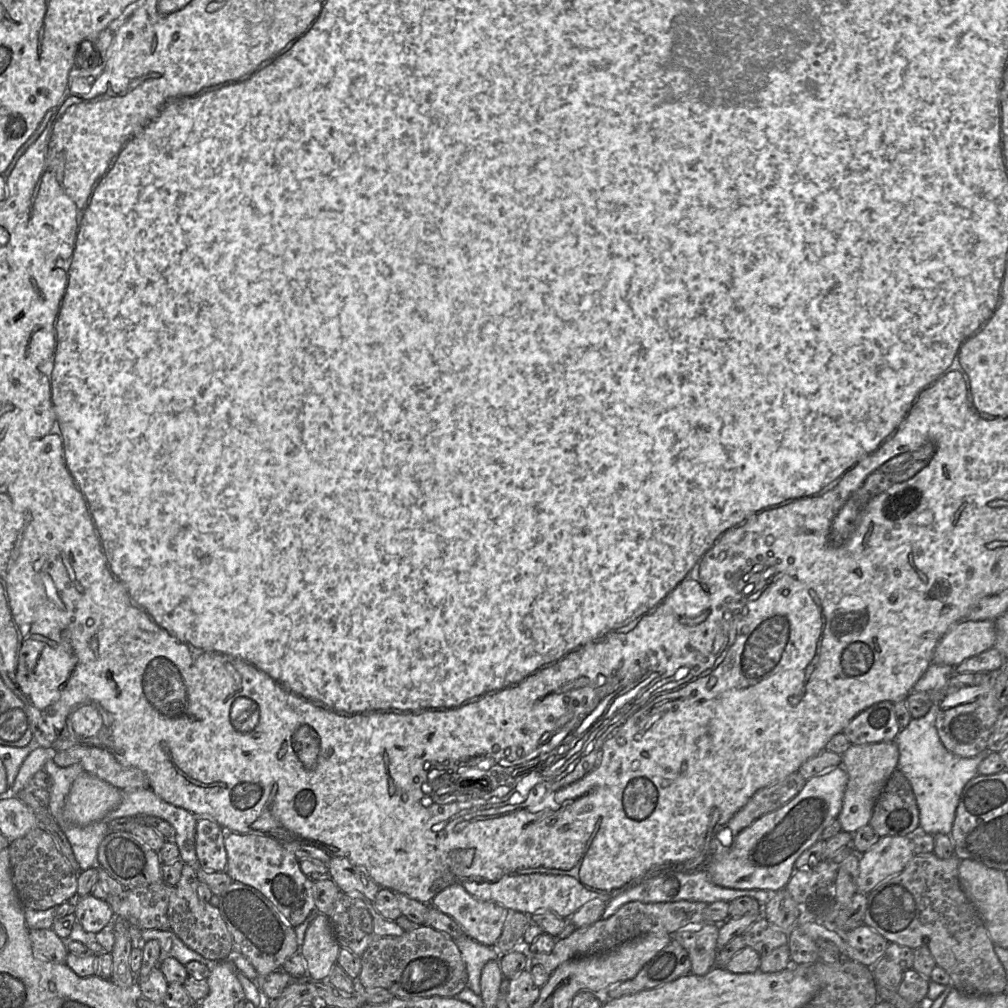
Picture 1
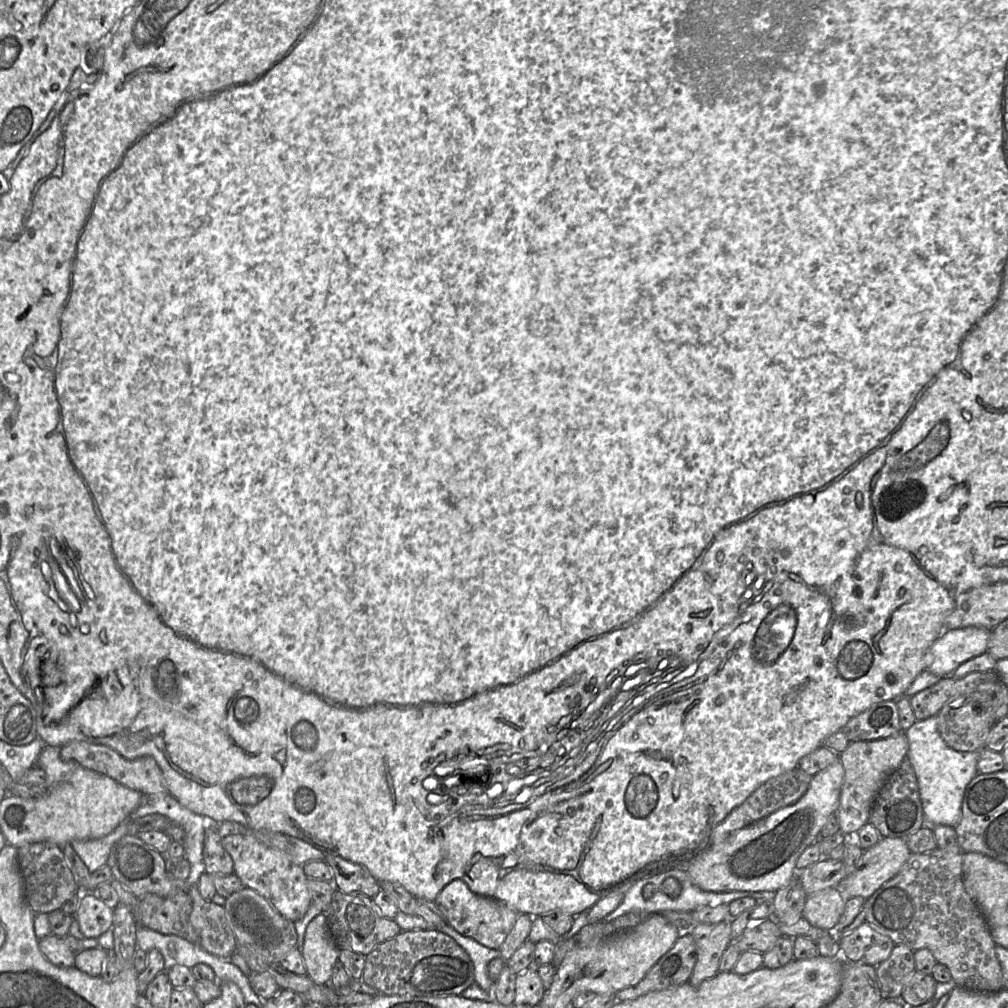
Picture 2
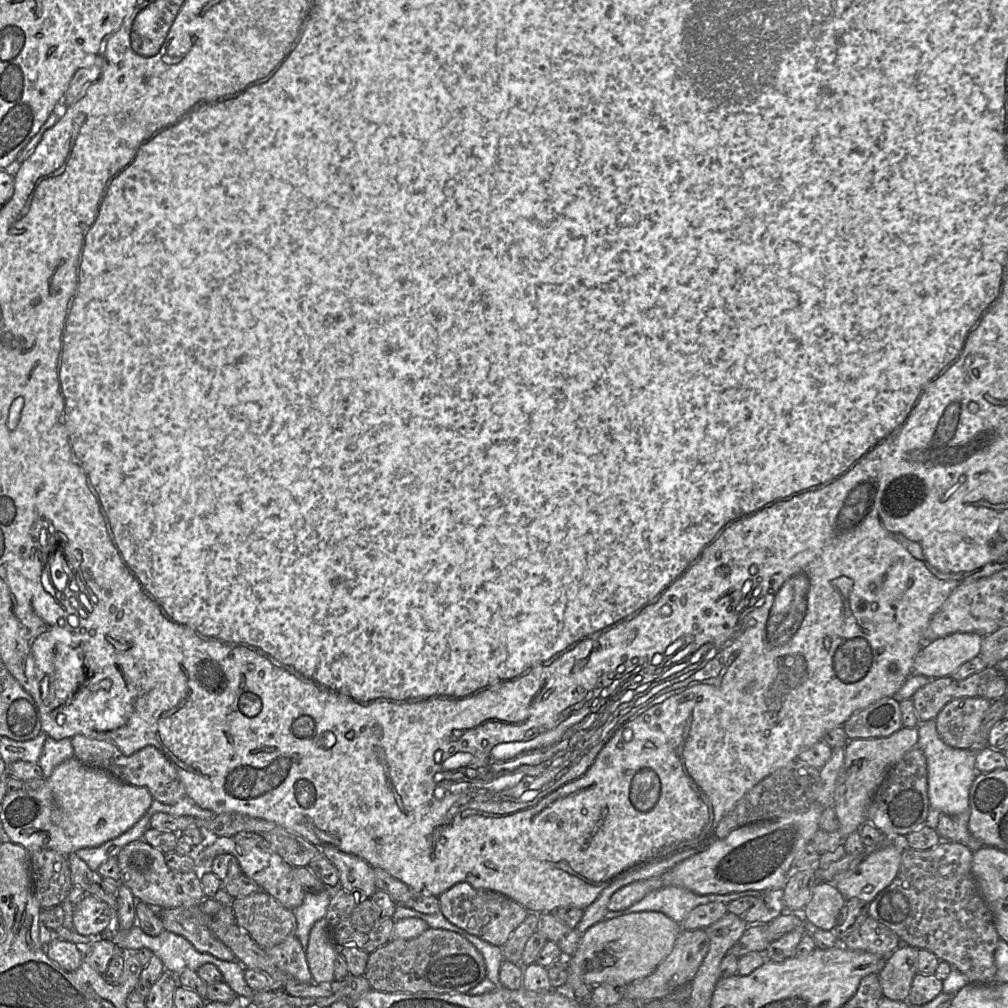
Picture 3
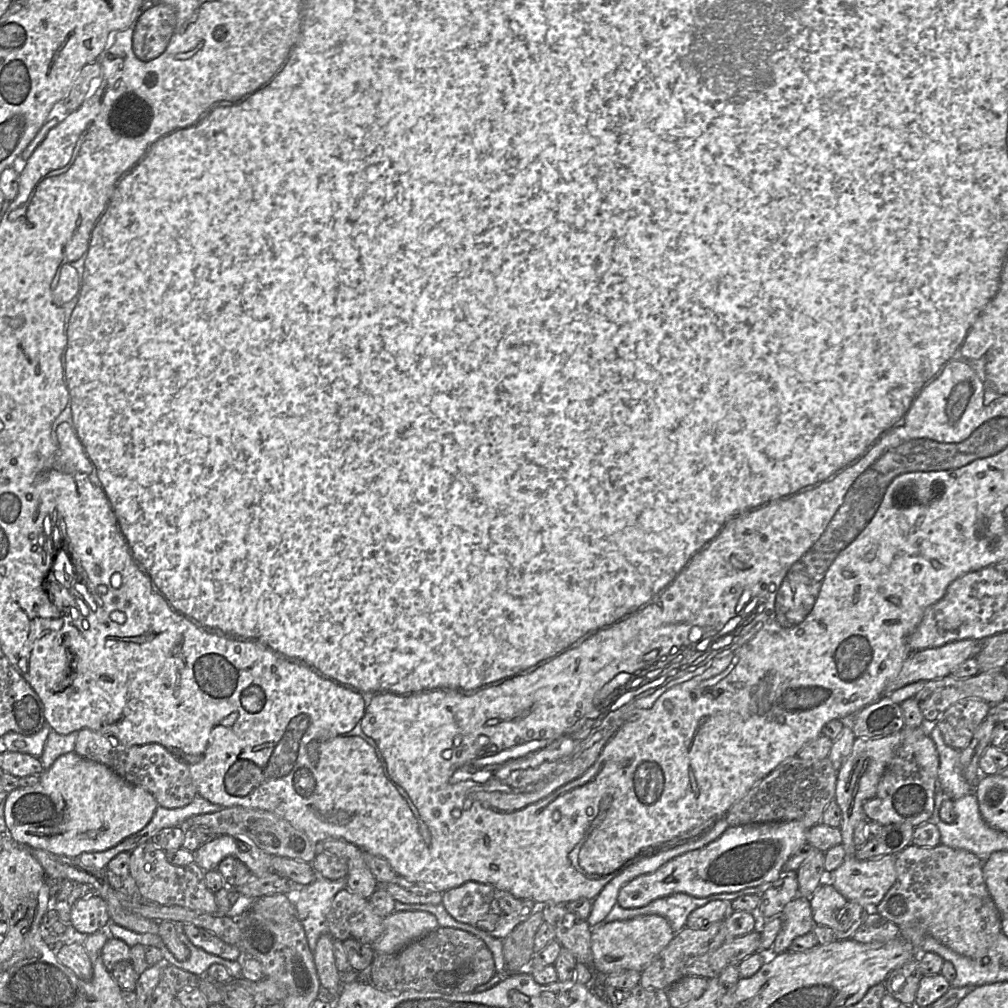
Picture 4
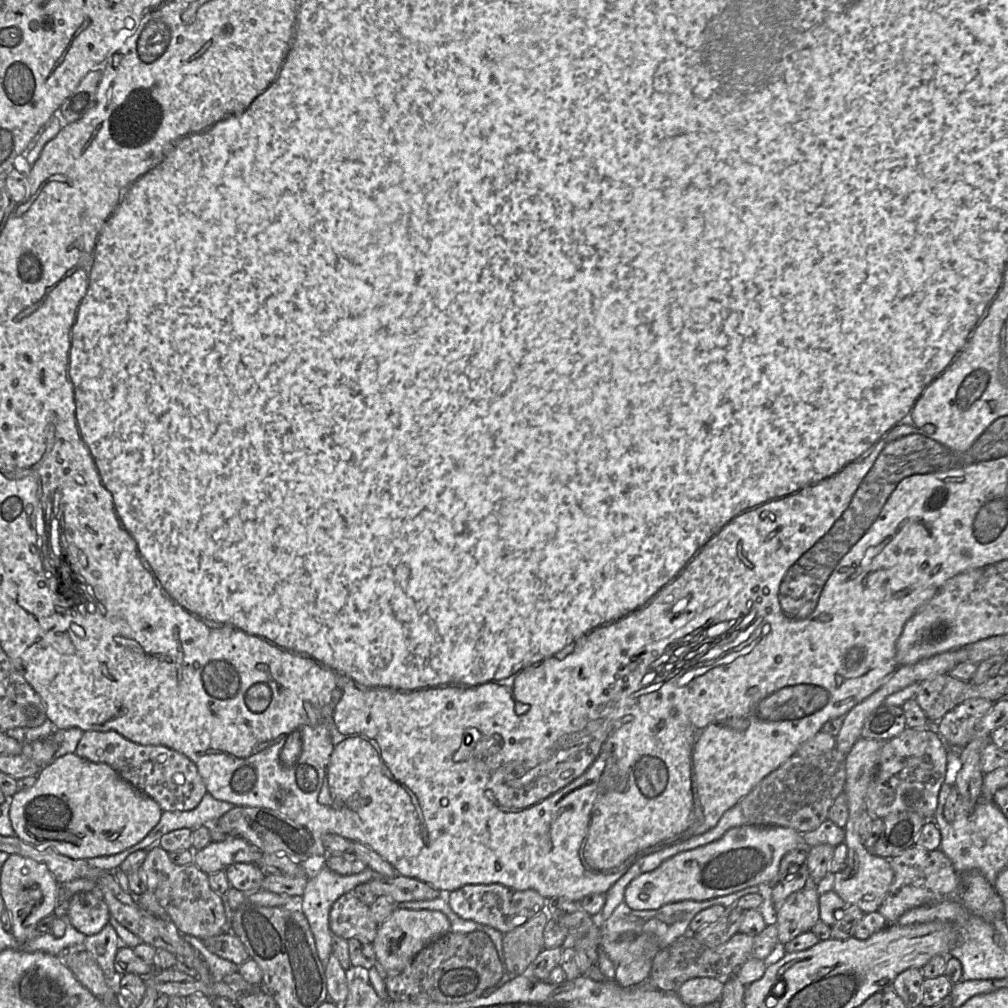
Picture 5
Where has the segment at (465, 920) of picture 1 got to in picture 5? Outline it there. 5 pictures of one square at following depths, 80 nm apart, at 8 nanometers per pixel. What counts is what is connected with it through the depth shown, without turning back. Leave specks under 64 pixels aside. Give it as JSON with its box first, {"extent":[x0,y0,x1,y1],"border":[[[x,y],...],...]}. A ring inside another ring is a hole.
{"extent":[446,884,546,934],"border":[[[468,884],[446,895],[450,908],[460,918],[490,926],[503,934],[545,910],[546,898],[529,889],[517,891],[502,884]]]}

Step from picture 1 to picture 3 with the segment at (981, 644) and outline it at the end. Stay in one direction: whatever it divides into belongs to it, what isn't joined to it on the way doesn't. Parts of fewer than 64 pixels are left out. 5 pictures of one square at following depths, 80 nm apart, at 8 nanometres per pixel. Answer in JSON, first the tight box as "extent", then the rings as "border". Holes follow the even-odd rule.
{"extent":[912,632,983,679],"border":[[[956,632],[926,642],[914,660],[912,675],[930,679],[953,675],[965,662],[980,655],[983,636]]]}

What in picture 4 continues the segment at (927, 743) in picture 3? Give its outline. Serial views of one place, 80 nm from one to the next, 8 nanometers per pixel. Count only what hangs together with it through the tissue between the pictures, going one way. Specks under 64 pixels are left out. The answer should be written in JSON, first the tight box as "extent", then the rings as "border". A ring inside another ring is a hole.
{"extent":[928,724,974,801],"border":[[[936,724],[928,727],[928,734],[934,741],[939,755],[938,790],[954,801],[974,793],[973,785],[965,780],[961,772],[961,751],[945,743]]]}

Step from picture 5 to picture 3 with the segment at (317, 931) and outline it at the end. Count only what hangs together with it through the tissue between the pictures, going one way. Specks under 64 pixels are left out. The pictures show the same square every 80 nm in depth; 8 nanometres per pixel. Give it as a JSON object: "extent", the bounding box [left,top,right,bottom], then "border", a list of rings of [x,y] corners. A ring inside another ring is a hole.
{"extent":[294,887,335,950],"border":[[[326,887],[318,894],[305,893],[302,904],[294,909],[297,922],[296,937],[304,950],[308,946],[311,928],[317,921],[325,918],[334,890],[335,888]]]}

